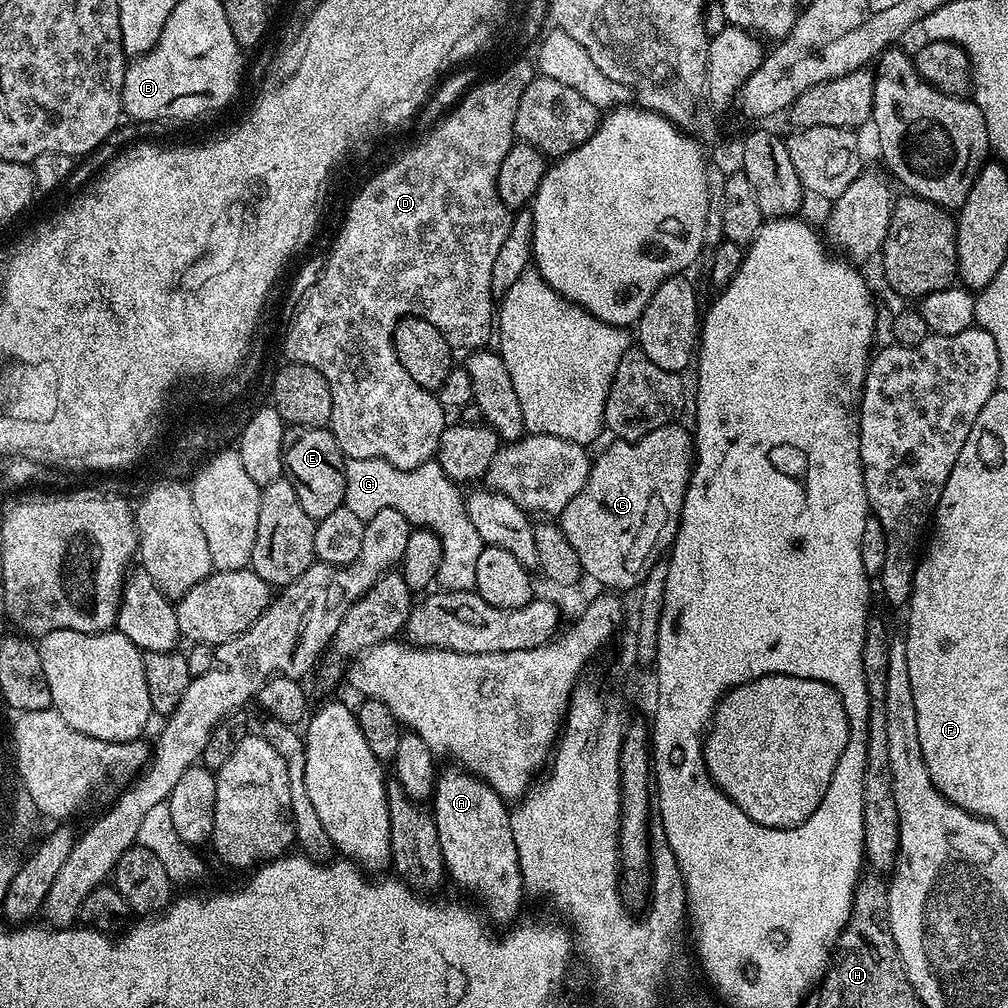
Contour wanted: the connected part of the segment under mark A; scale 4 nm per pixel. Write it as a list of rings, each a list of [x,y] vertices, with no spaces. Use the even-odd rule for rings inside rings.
[[[459,766],[448,767],[452,768],[439,769],[436,787],[430,797],[430,811],[438,830],[438,842],[442,846],[442,858],[447,875],[481,904],[479,907],[486,913],[489,921],[497,925],[498,923],[507,925],[517,919],[515,916],[520,912],[520,903],[526,900],[518,850],[514,846],[514,834],[510,830],[509,805],[485,780],[480,780],[474,773],[467,772],[465,768]]]

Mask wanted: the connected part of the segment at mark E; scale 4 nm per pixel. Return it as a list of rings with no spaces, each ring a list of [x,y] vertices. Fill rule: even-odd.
[[[301,424],[285,427],[282,454],[287,479],[292,481],[298,502],[302,502],[302,510],[306,510],[312,520],[319,522],[326,518],[326,514],[343,505],[346,494],[346,457],[341,452],[331,427],[315,428]]]

